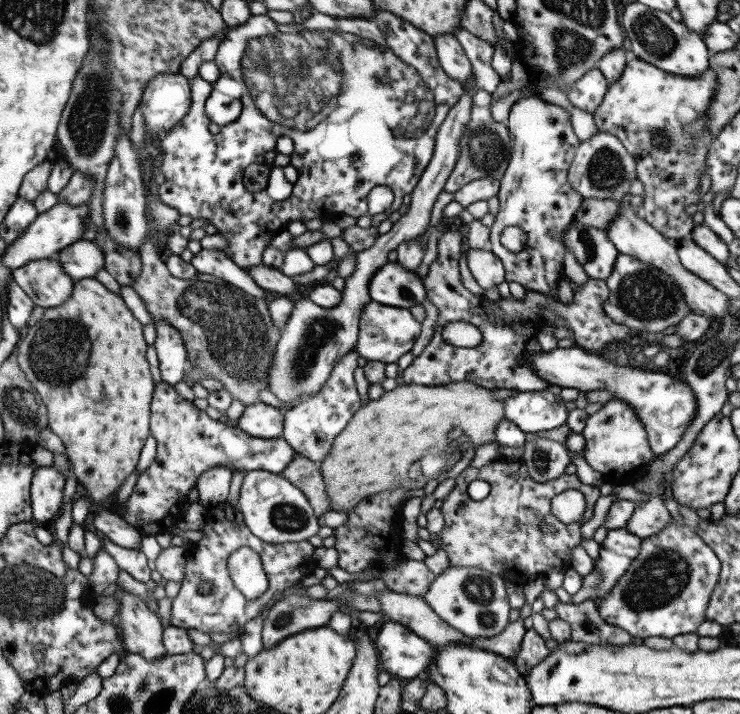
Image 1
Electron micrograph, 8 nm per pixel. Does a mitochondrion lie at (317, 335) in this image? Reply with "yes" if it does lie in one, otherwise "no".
yes

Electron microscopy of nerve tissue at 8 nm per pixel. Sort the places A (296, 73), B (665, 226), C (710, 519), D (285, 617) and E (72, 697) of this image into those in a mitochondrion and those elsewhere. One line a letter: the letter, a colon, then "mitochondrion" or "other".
A: mitochondrion
B: other
C: other
D: mitochondrion
E: other

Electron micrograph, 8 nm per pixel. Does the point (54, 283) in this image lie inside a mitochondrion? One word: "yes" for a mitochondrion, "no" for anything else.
no

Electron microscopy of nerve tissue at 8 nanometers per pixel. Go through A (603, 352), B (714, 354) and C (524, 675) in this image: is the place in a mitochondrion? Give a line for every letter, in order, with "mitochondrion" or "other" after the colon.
A: other
B: mitochondrion
C: other

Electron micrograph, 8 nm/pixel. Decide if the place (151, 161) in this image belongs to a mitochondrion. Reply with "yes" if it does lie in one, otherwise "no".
no

